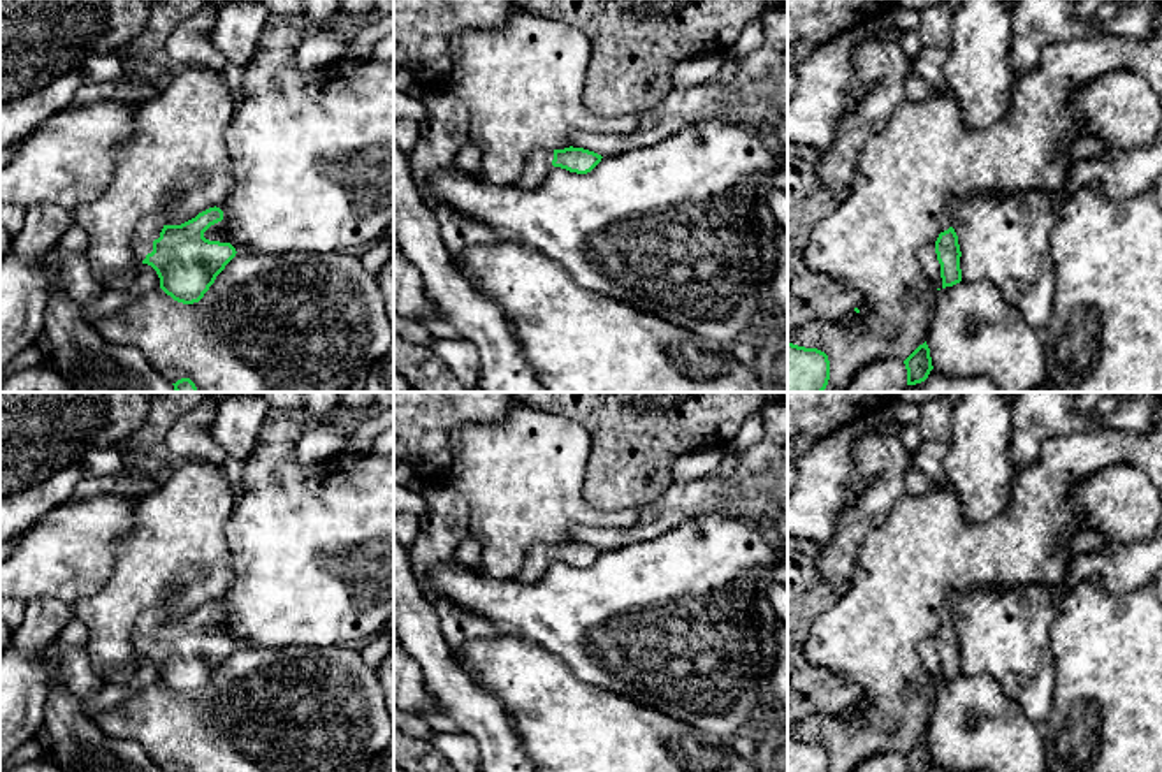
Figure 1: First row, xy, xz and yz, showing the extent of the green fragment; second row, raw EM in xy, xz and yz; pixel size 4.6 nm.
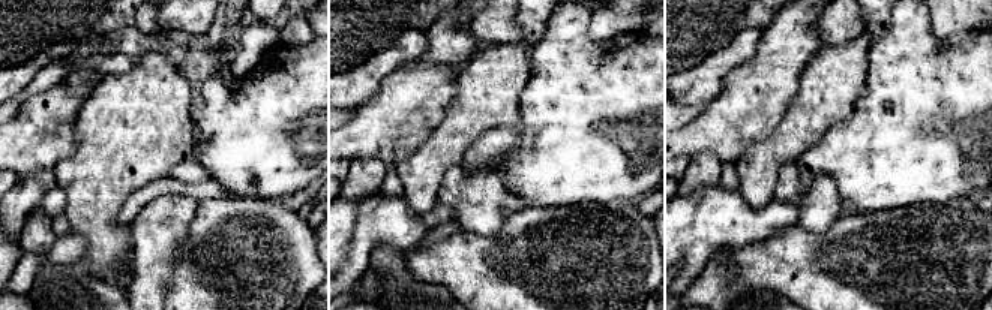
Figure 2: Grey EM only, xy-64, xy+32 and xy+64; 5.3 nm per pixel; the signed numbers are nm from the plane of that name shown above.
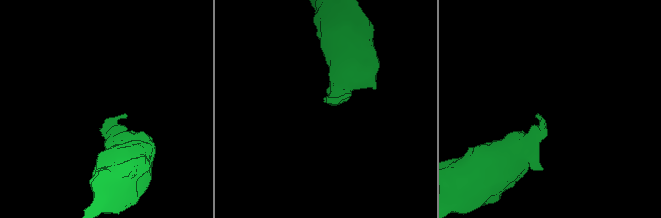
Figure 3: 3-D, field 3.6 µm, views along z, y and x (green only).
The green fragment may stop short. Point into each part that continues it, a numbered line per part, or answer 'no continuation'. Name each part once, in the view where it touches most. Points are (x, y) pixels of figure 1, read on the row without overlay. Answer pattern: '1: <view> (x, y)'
1: xy (150, 621)

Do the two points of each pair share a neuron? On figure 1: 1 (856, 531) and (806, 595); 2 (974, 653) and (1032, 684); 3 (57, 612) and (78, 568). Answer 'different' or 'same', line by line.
1: different
2: same
3: different

